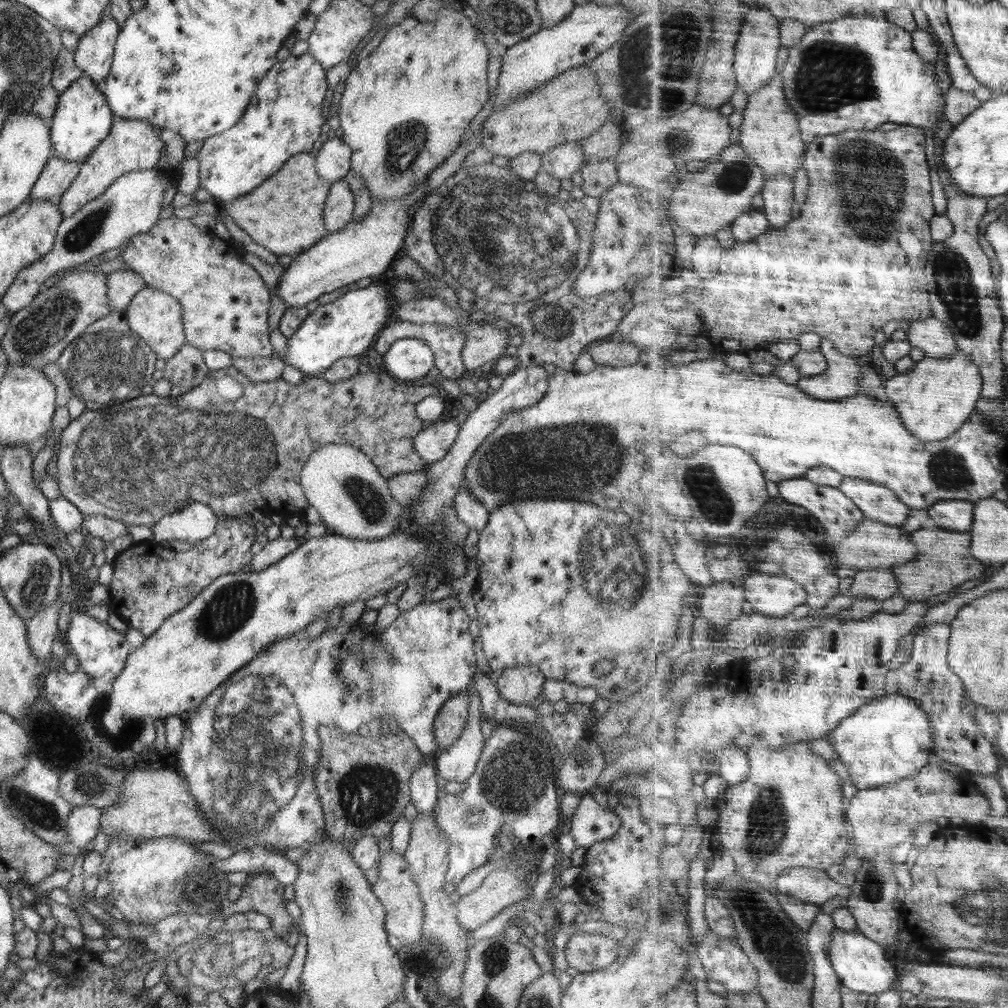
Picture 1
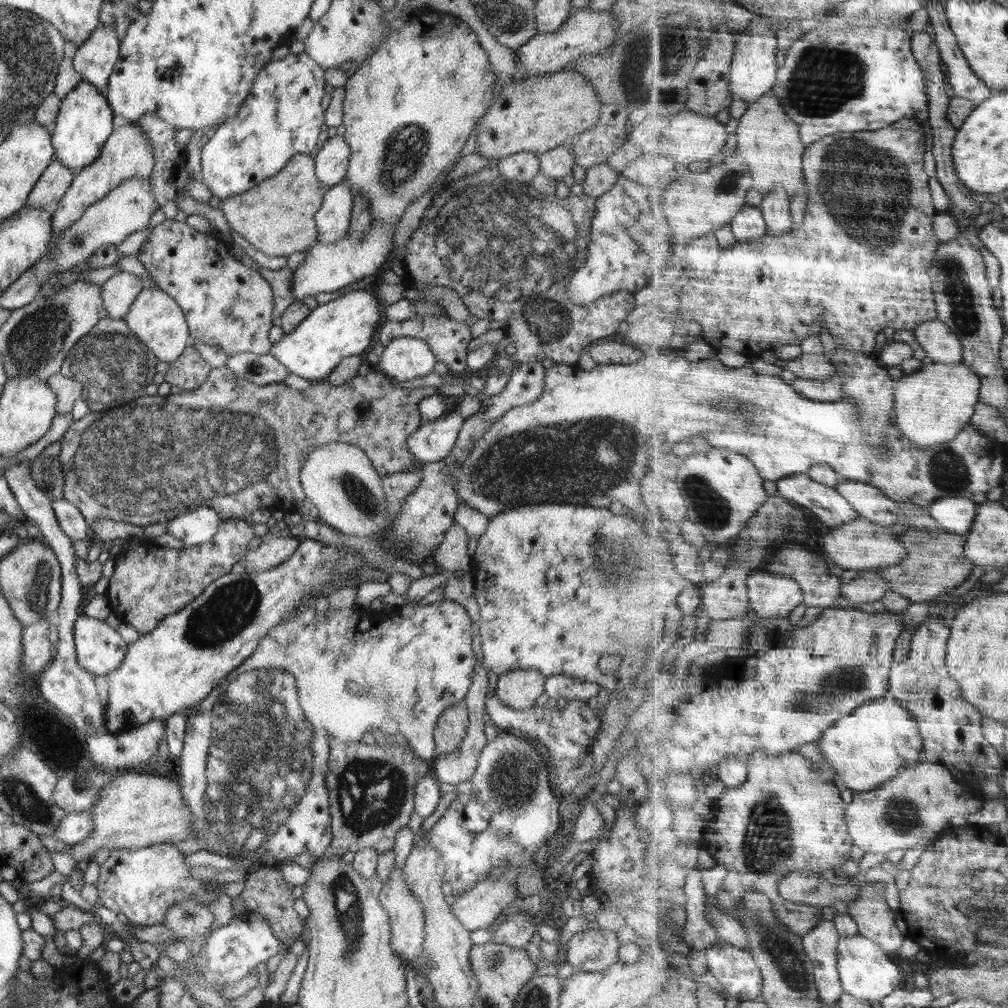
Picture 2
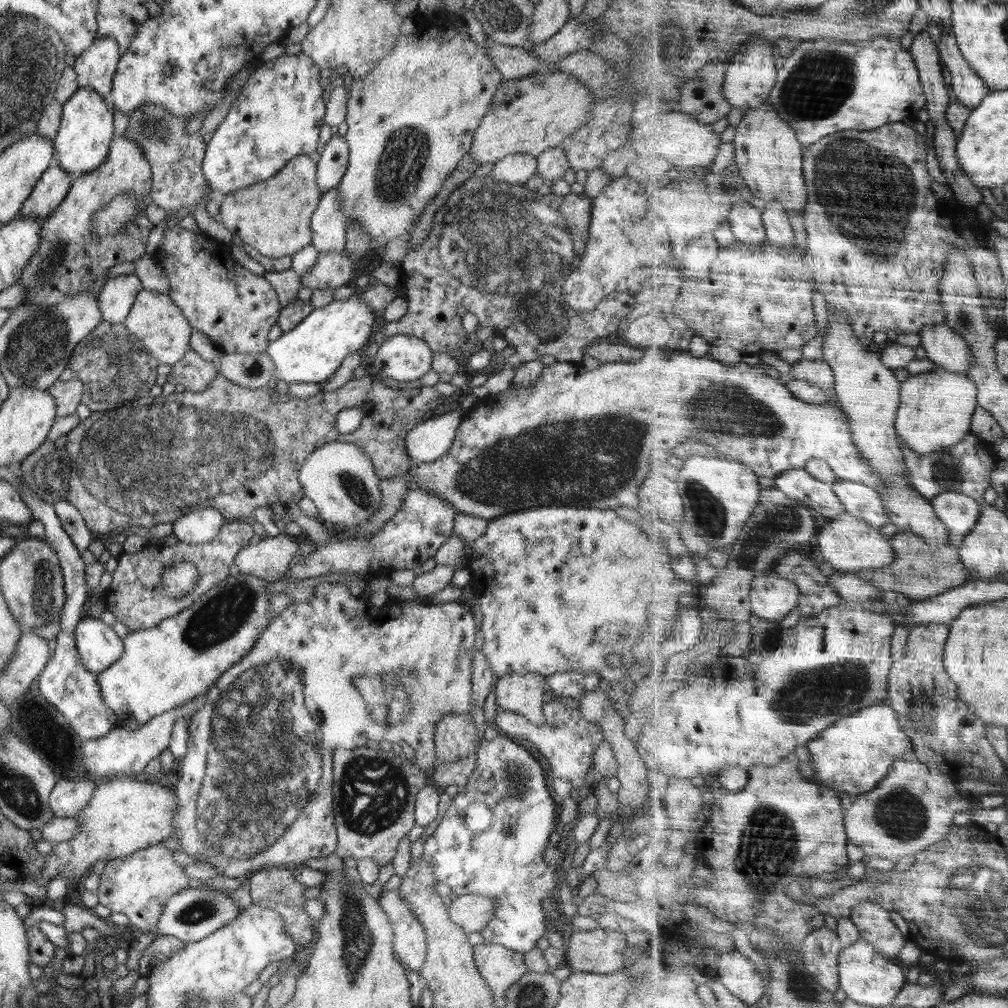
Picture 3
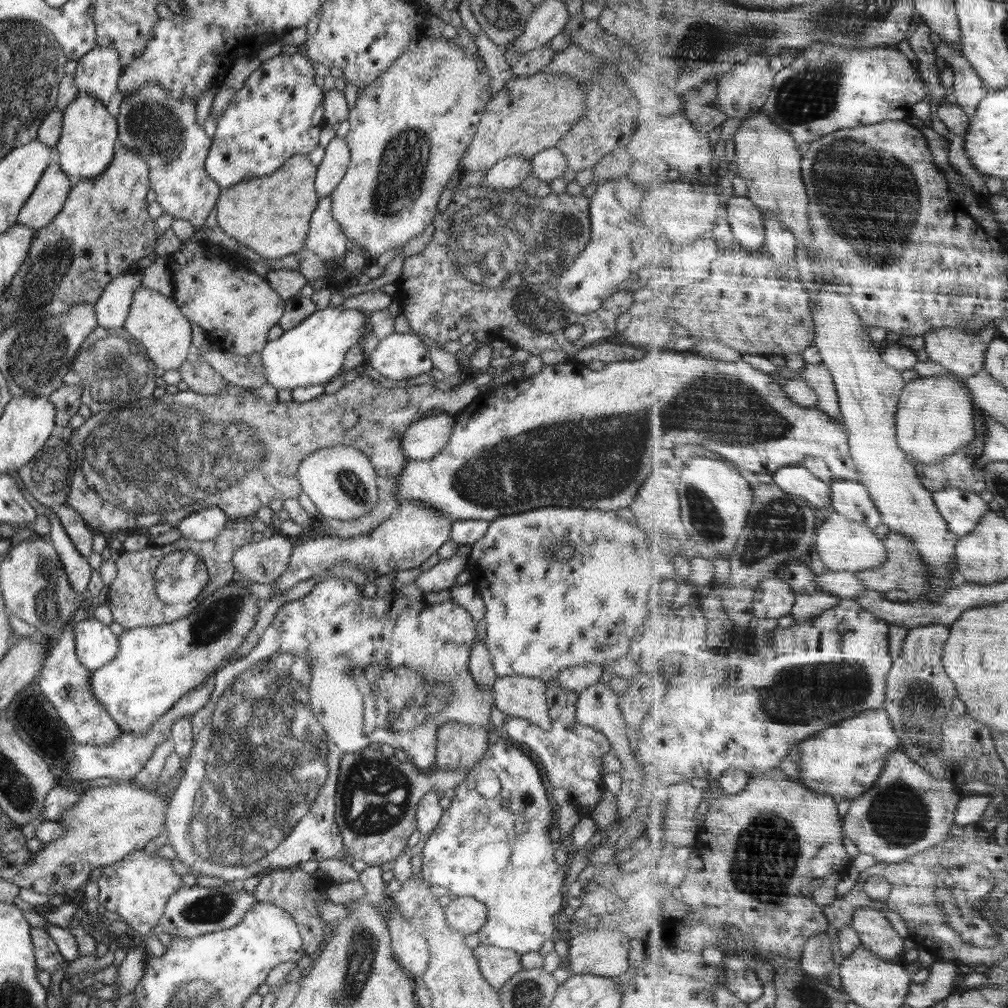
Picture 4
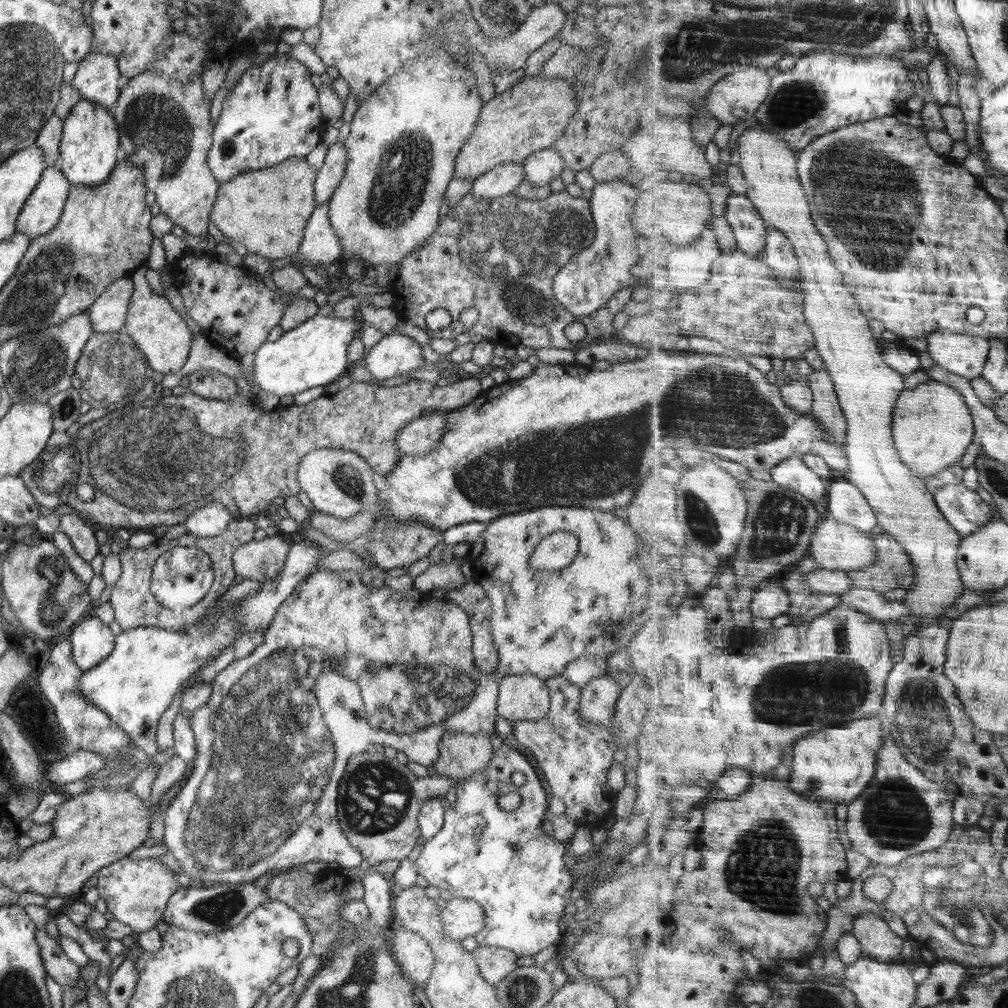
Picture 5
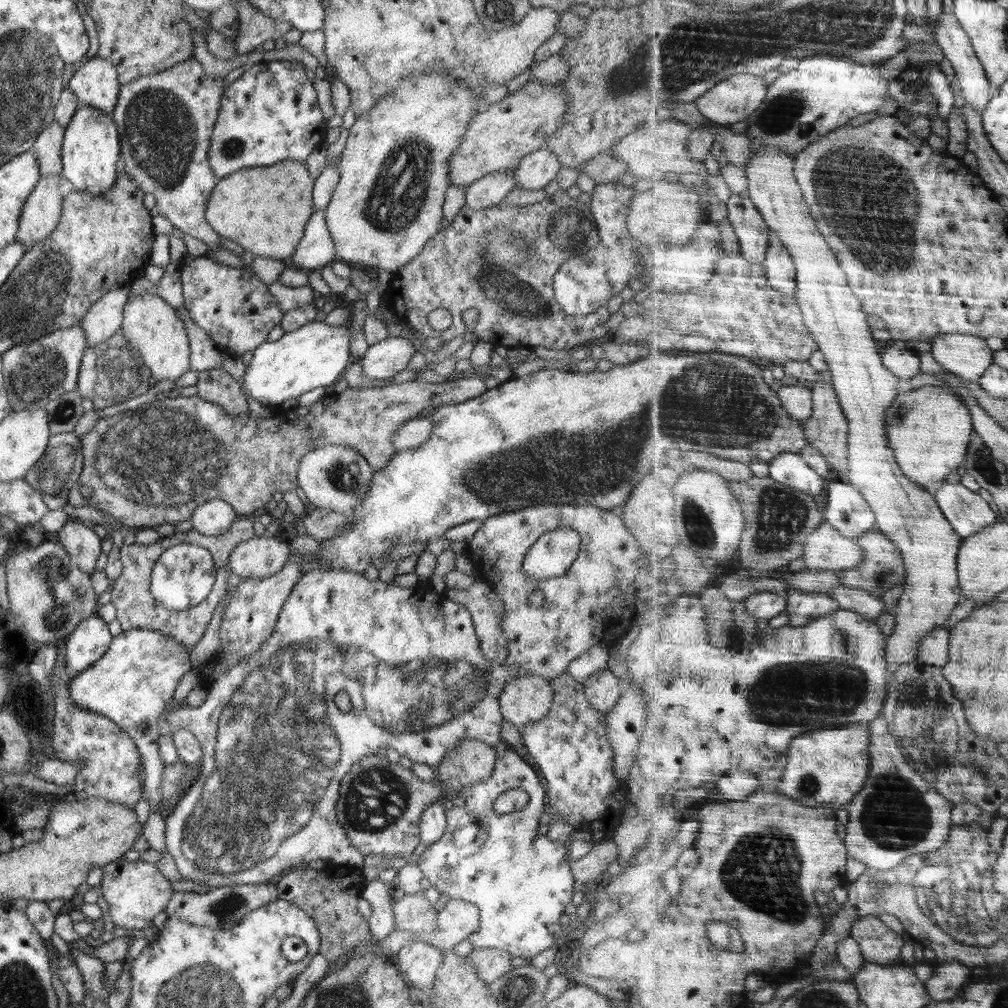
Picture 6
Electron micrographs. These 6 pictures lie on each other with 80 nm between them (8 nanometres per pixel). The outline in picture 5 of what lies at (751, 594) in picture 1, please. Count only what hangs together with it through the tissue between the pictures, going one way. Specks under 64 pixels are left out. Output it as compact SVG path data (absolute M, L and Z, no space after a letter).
M773 579L770 586L762 587L753 602L753 614L758 618L778 618L788 614L792 606L791 594Z

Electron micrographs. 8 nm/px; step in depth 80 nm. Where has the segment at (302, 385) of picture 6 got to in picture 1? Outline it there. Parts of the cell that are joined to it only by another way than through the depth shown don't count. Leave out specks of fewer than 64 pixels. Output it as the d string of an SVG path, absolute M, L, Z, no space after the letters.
M376 283L374 286L346 292L334 302L320 305L287 340L284 362L300 373L320 376L340 358L359 358L375 341L376 334L386 327L392 318L394 302L388 296L388 286Z

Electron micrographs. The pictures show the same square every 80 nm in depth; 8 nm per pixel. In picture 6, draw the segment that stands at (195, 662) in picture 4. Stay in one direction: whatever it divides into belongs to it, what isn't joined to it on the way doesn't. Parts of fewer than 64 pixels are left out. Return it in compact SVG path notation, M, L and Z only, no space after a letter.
M132 629L113 637L102 658L69 681L69 693L79 707L109 718L136 743L144 758L143 788L149 811L159 810L167 794L162 784L165 766L159 755L157 724L164 716L180 679L190 669L190 653L175 638L152 629Z

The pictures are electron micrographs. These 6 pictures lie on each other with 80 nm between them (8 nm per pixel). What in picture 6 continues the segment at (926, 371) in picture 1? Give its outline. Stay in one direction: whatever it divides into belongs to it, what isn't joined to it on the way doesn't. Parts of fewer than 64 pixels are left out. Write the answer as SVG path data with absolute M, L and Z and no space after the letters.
M923 386L922 388L912 390L912 392L901 394L896 400L895 404L891 406L888 411L886 432L888 432L888 440L892 446L896 446L896 456L900 458L900 466L904 466L904 470L908 470L908 476L914 478L917 483L920 483L924 488L929 488L930 485L936 483L944 484L945 480L962 466L962 462L967 460L969 448L971 448L972 436L975 434L975 418L971 413L970 407L964 402L954 391L946 387L937 386Z

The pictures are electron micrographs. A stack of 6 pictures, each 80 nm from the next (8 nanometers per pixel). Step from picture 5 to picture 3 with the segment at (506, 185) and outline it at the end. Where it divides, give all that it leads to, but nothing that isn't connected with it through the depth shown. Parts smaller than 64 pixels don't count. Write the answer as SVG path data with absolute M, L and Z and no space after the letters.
M526 153L509 154L494 163L490 175L496 181L511 185L524 185L537 172L536 157Z

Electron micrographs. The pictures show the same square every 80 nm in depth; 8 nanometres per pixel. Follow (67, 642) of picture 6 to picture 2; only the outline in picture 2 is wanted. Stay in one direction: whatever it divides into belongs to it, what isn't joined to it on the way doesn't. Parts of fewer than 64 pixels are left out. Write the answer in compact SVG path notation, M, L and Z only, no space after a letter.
M80 615L73 629L77 661L84 670L108 676L120 666L128 645L117 629L88 615Z

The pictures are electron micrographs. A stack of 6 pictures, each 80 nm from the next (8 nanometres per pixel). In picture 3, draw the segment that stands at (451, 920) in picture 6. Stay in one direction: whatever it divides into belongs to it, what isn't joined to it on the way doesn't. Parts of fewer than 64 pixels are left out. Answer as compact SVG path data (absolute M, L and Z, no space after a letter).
M478 893L457 895L453 896L447 910L452 922L460 925L467 934L480 933L494 916L494 902Z

